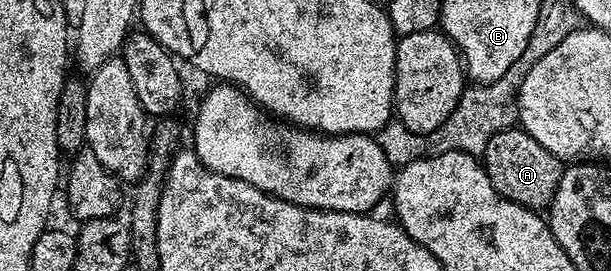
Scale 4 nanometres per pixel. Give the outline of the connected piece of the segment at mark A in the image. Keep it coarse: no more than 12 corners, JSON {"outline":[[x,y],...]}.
{"outline":[[519,126],[486,142],[482,163],[502,198],[552,203],[565,170]]}

